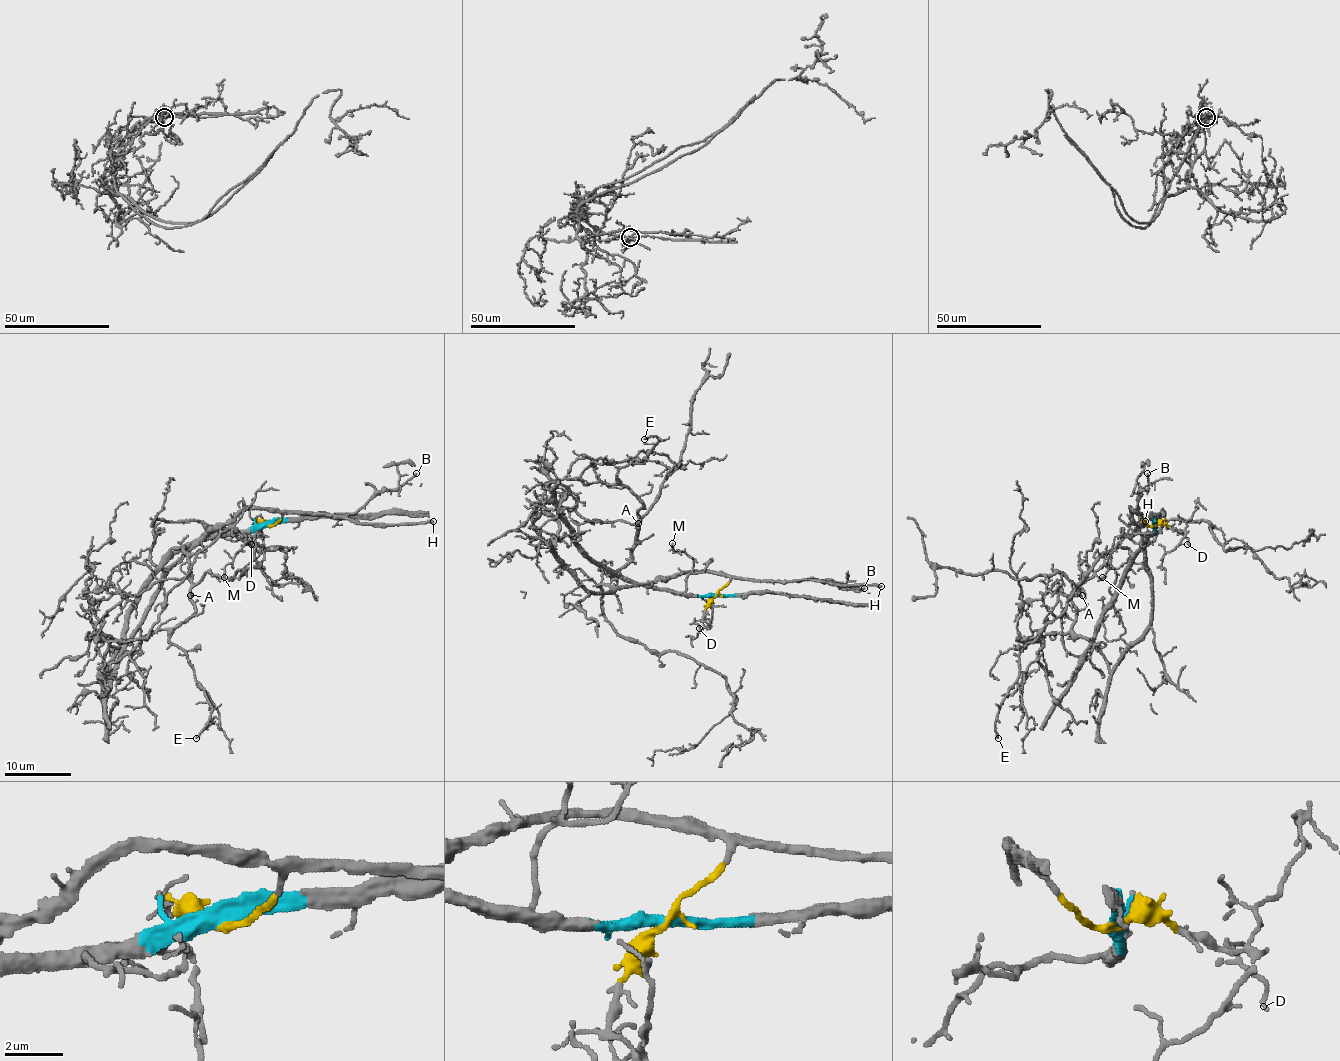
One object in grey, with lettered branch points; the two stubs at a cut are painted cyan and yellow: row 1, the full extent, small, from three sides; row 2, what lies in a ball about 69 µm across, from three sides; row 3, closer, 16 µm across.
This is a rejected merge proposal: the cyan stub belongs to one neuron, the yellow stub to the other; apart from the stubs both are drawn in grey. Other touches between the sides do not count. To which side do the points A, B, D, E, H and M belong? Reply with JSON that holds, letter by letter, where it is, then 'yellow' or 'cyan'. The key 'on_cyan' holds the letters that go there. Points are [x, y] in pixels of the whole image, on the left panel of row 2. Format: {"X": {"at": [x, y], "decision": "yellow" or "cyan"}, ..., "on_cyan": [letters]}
{"A": {"at": [190, 595], "decision": "cyan"}, "B": {"at": [416, 473], "decision": "yellow"}, "D": {"at": [251, 544], "decision": "yellow"}, "E": {"at": [196, 738], "decision": "cyan"}, "H": {"at": [433, 521], "decision": "yellow"}, "M": {"at": [224, 577], "decision": "cyan"}, "on_cyan": ["A", "E", "M"]}

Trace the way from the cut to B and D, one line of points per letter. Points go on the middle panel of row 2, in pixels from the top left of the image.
B: (717, 595), (733, 578), (795, 581), (806, 578), (826, 580), (848, 590), (865, 588)
D: (717, 595), (705, 615), (697, 620), (700, 628)

